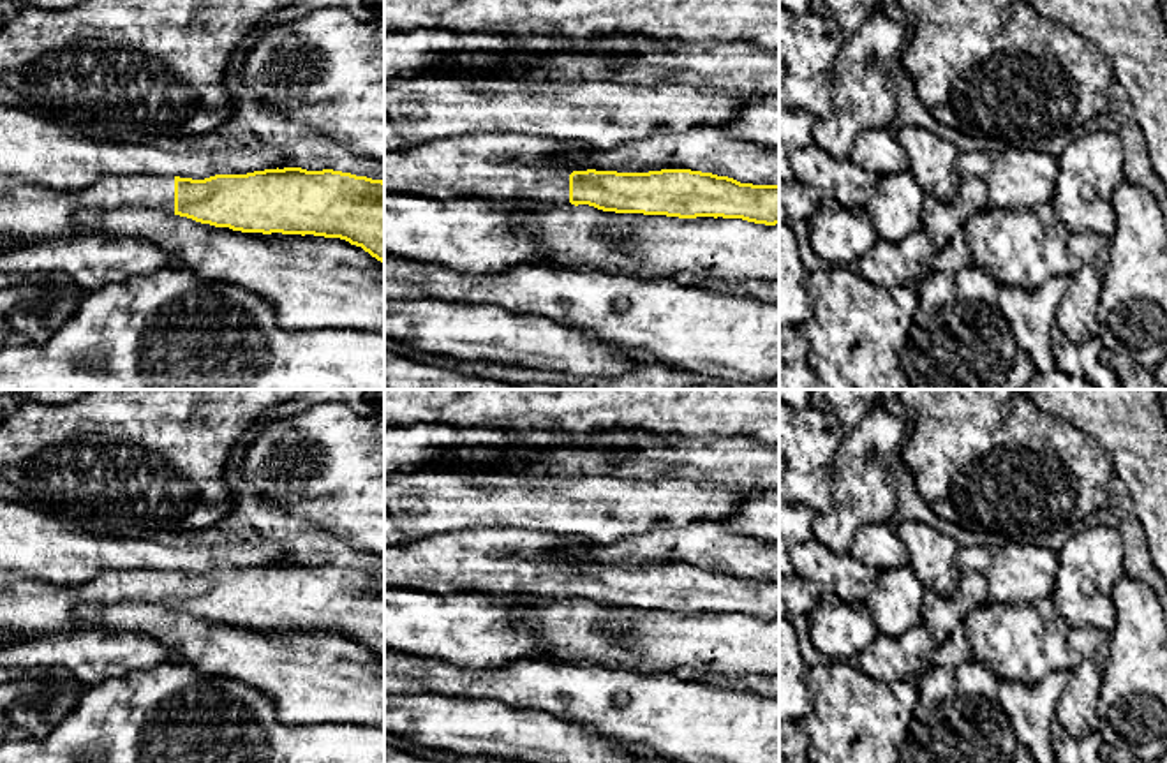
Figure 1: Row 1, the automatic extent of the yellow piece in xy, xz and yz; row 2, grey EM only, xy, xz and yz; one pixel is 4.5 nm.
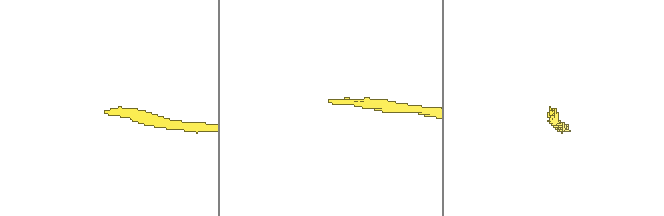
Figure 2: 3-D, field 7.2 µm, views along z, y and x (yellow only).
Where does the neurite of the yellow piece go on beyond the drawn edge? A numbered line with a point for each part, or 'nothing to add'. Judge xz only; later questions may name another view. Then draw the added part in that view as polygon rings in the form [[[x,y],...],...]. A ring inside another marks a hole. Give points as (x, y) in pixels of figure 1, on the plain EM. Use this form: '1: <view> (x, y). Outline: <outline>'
1: xz (517, 562). Outline: [[[474,529],[462,532],[434,532],[402,544],[384,546],[384,587],[425,589],[430,594],[457,594],[458,590],[481,590],[520,599],[569,597],[568,562],[555,557],[573,543],[592,548],[591,539],[573,539],[545,530],[527,529]]]

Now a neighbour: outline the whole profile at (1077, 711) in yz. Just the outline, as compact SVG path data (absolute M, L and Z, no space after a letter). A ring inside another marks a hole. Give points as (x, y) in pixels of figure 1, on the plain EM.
M1086 626L1070 629L1067 641L1081 661L1070 671L1067 687L1058 705L1058 722L1061 722L1074 738L1088 737L1098 722L1098 687L1104 680L1104 663L1109 654L1109 633Z

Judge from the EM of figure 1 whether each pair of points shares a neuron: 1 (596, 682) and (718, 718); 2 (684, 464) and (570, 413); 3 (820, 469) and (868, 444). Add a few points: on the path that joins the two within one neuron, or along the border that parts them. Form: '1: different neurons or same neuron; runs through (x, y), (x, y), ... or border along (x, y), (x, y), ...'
1: same neuron; runs through (626, 688), (651, 711), (668, 718), (688, 718)
2: different neurons; border along (623, 429), (649, 429), (665, 434)
3: different neurons; border along (847, 429), (834, 459), (832, 504)

